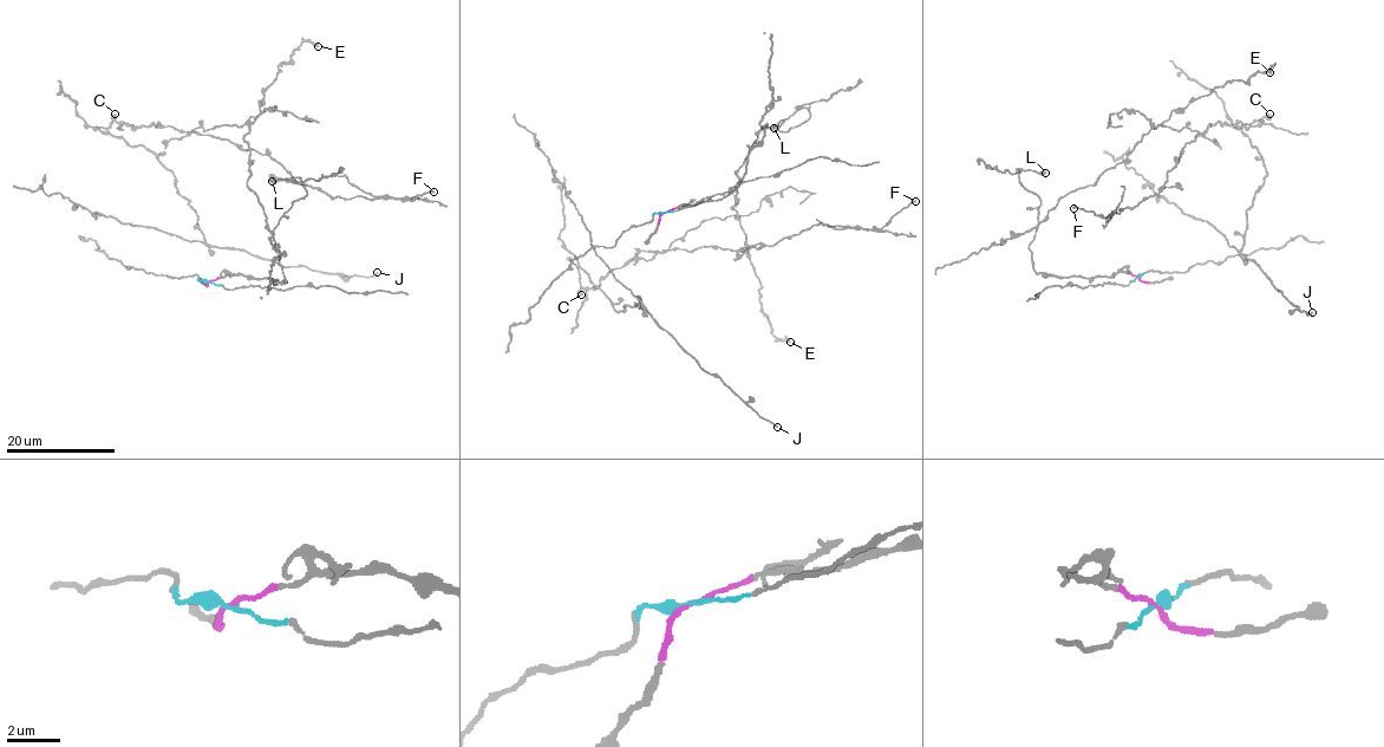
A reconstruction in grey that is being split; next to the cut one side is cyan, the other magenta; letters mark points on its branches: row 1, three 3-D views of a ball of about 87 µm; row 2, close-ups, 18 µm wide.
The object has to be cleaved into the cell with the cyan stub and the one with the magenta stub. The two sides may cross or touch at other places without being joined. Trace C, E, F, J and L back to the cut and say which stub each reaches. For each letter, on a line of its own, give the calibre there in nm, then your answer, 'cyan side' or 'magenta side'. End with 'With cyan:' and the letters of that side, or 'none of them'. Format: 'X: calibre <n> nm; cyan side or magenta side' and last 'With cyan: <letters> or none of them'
C: calibre 500 nm; magenta side
E: calibre 440 nm; magenta side
F: calibre 280 nm; magenta side
J: calibre 220 nm; magenta side
L: calibre 500 nm; magenta side
With cyan: none of them

